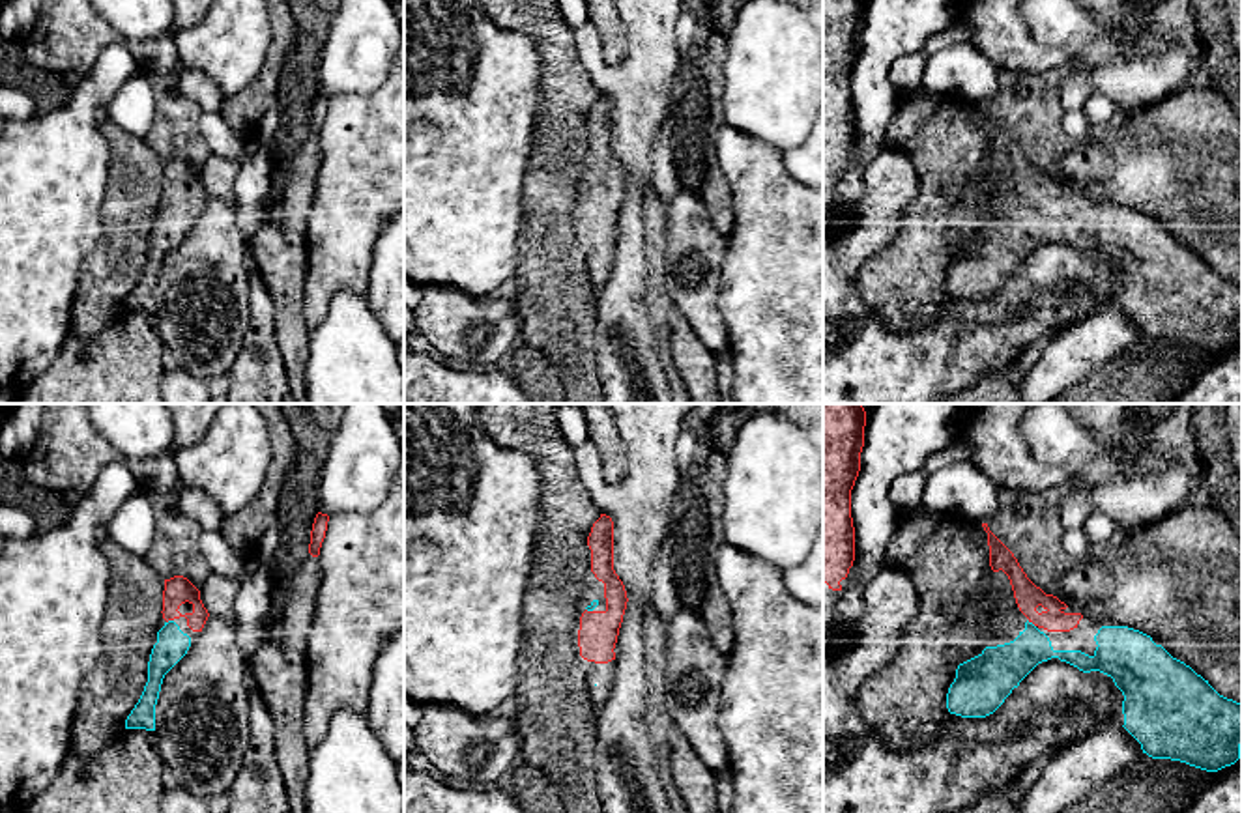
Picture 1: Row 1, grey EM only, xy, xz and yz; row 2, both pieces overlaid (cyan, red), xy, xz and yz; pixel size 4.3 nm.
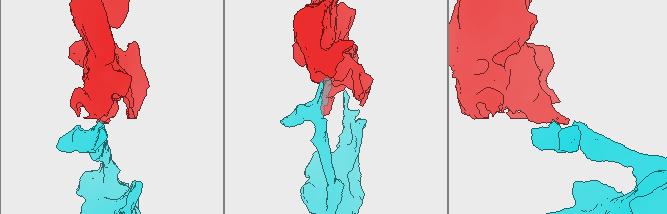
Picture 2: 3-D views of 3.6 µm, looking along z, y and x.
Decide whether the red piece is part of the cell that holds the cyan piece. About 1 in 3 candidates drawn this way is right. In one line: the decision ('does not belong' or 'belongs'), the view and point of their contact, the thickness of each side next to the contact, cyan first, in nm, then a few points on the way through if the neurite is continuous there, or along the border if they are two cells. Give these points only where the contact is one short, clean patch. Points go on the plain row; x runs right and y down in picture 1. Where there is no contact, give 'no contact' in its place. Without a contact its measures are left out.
belongs | yz (1031, 204) | 200/110 nm | across yz (999, 251), (1031, 219), (1031, 204), (1027, 176)

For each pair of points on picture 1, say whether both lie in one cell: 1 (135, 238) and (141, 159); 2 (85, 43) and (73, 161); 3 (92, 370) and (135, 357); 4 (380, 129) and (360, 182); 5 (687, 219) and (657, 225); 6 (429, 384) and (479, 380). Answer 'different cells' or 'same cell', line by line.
1: same cell
2: different cells
3: same cell
4: same cell
5: different cells
6: same cell

